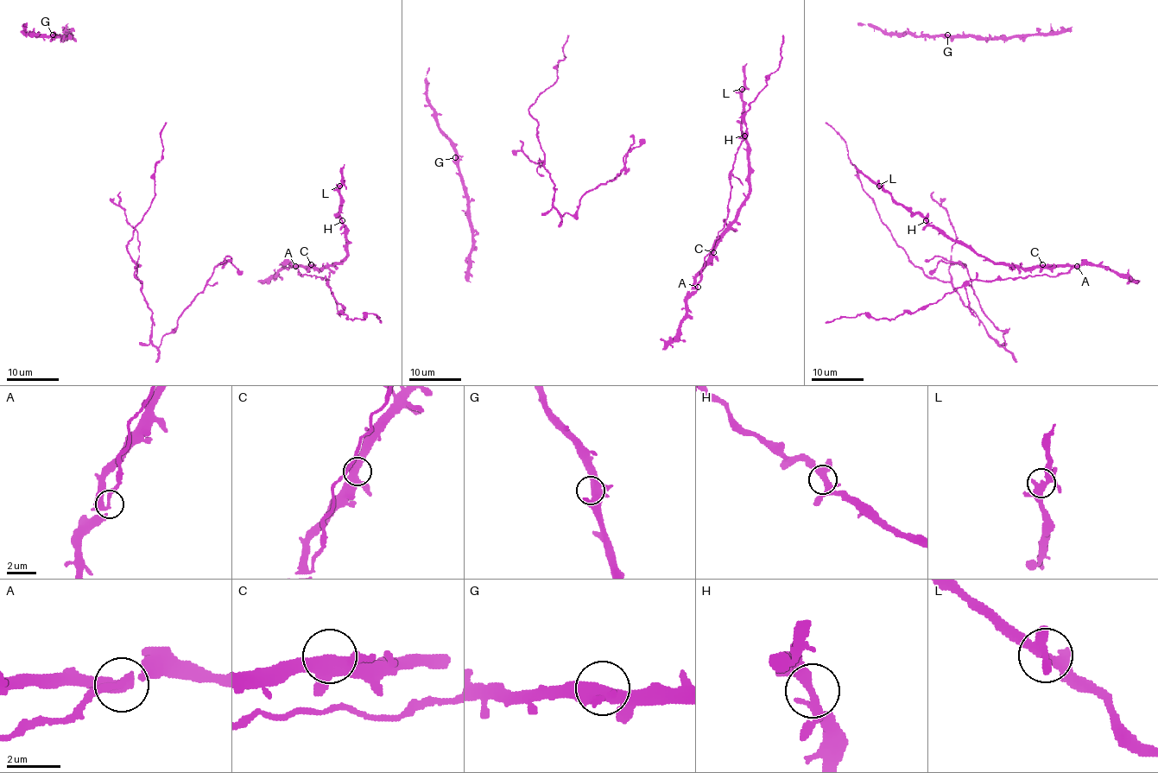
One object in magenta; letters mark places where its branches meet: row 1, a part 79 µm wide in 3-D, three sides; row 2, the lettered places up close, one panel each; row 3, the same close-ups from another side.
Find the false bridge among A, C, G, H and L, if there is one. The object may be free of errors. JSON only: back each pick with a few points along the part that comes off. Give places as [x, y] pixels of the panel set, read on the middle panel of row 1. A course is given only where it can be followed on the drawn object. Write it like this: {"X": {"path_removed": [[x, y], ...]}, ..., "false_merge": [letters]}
{"A": {"path_removed": [[698, 288], [704, 257], [727, 214], [730, 177], [736, 154], [746, 129], [743, 115], [780, 66], [783, 35]]}, "false_merge": ["A"]}

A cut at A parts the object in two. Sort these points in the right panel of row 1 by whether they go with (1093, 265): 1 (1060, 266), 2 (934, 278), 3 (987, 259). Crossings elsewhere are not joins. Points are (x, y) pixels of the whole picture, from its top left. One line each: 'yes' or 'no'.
1: yes
2: yes
3: yes

